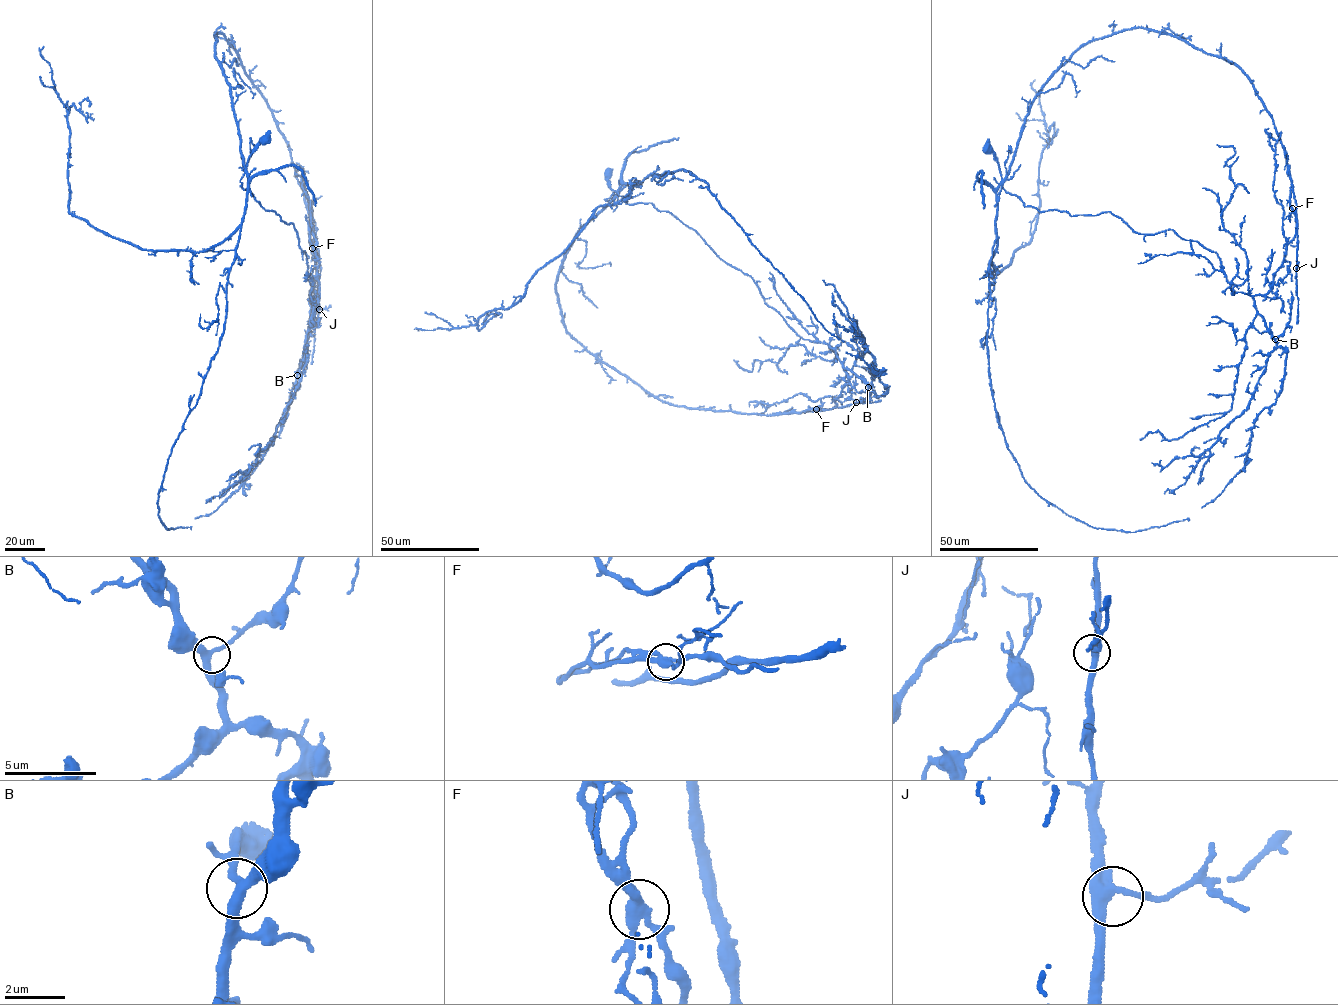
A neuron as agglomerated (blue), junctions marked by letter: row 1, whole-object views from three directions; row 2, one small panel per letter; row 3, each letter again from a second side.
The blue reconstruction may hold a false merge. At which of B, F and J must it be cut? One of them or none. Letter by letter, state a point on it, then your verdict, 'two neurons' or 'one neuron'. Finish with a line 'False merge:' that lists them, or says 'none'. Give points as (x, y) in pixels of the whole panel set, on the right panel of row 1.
B: place (1275, 339); one neuron
F: place (1292, 208); two neurons
J: place (1296, 268); one neuron
False merge: F

